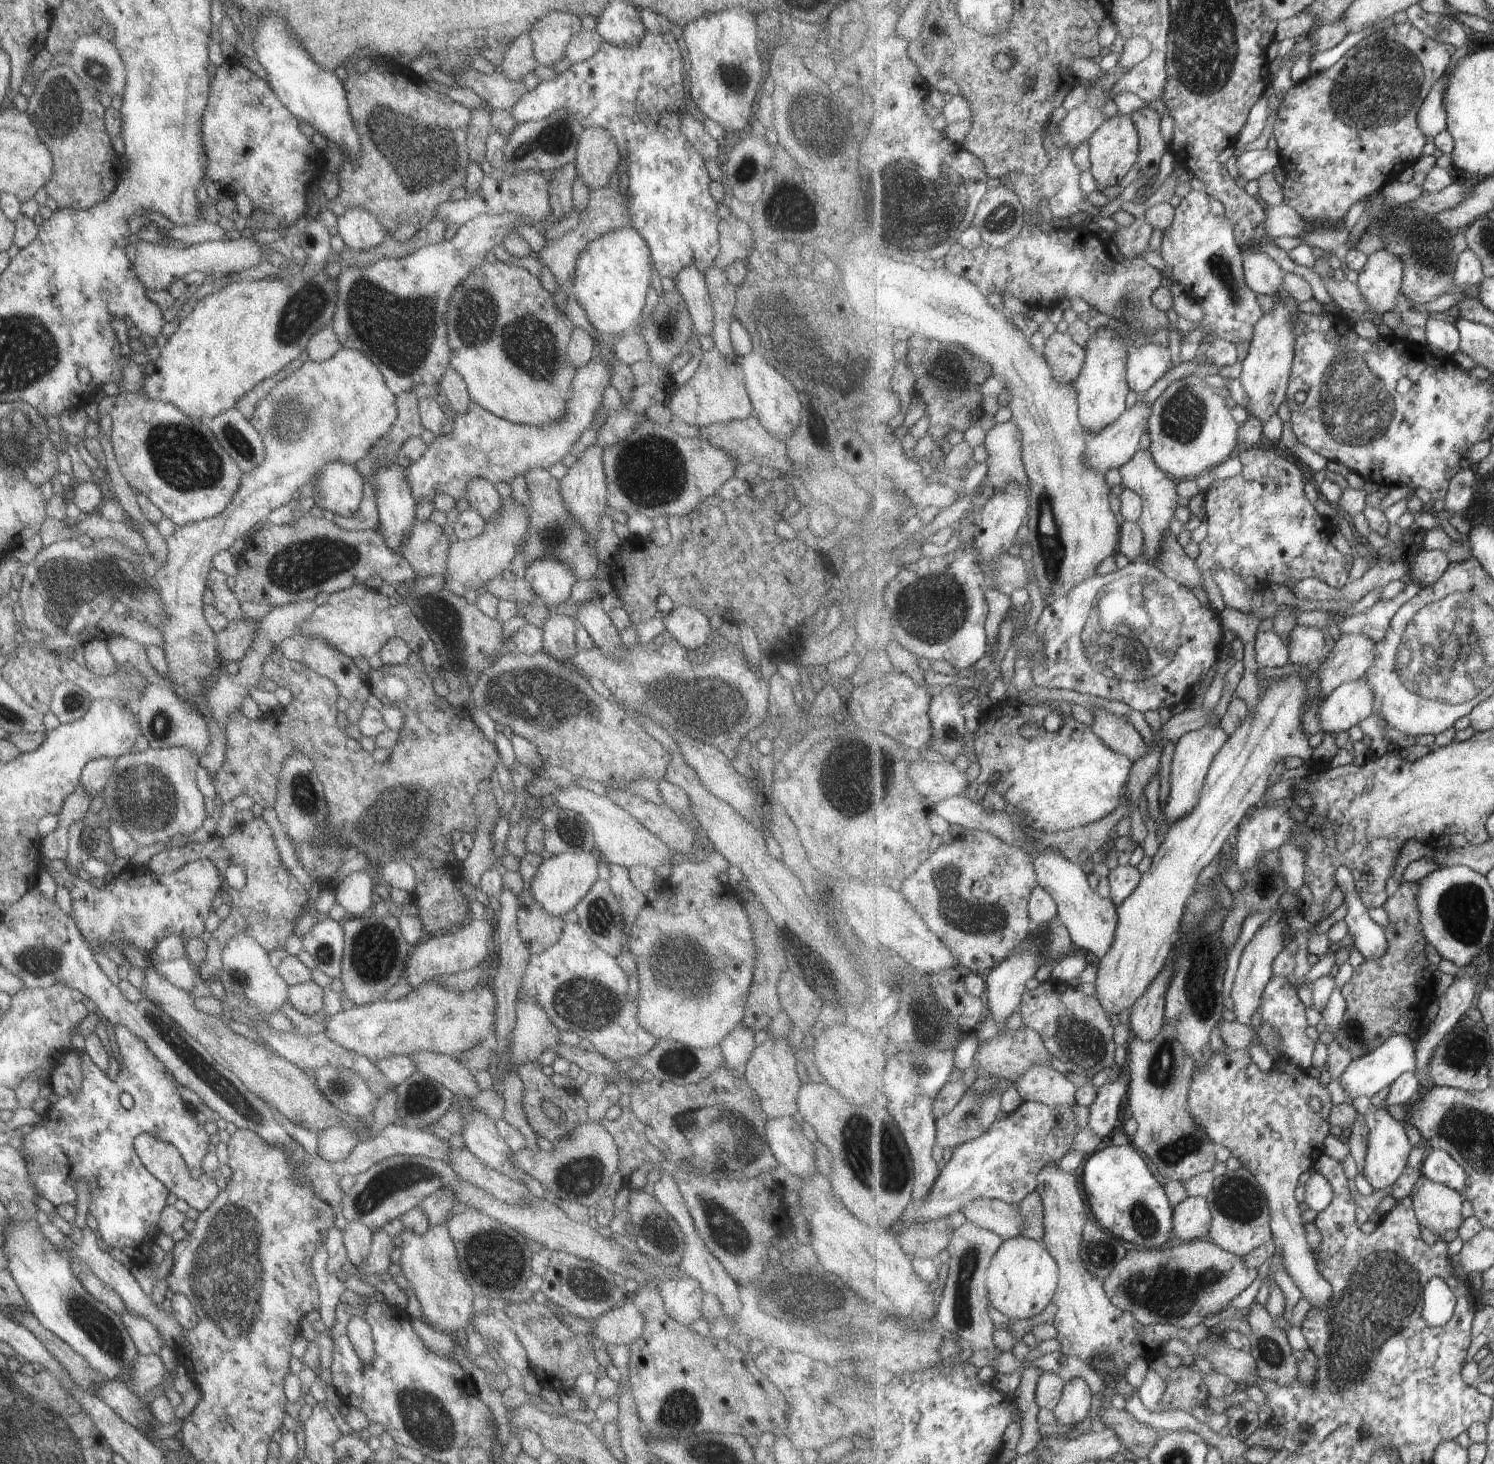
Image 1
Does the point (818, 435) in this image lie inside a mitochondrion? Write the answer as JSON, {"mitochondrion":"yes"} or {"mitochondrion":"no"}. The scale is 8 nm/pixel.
{"mitochondrion":"no"}

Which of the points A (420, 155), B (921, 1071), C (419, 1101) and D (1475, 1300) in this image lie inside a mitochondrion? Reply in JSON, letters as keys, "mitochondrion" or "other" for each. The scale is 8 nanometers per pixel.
{"A":"mitochondrion","B":"mitochondrion","C":"mitochondrion","D":"other"}

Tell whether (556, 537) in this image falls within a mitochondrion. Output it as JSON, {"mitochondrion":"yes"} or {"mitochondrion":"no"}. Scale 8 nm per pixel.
{"mitochondrion":"yes"}

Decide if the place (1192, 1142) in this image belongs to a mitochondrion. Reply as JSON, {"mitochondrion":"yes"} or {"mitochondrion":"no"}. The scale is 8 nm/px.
{"mitochondrion":"yes"}

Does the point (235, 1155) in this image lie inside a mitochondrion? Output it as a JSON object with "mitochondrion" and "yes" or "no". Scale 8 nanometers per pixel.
{"mitochondrion":"no"}

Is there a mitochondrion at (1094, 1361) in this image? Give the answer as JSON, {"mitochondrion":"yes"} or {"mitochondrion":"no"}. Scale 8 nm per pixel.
{"mitochondrion":"no"}

